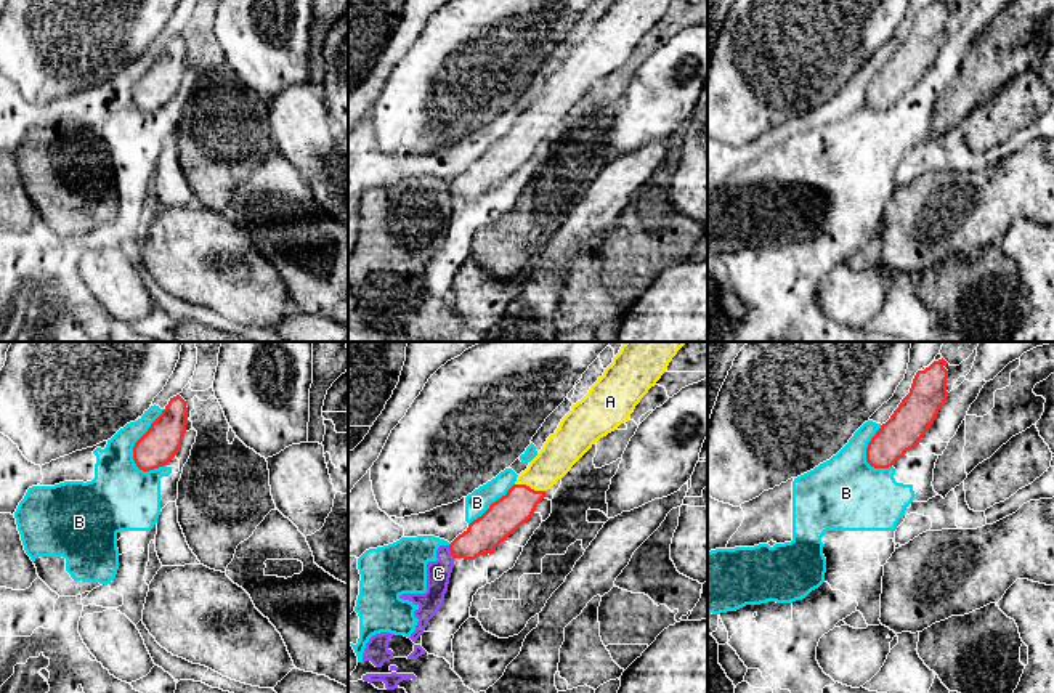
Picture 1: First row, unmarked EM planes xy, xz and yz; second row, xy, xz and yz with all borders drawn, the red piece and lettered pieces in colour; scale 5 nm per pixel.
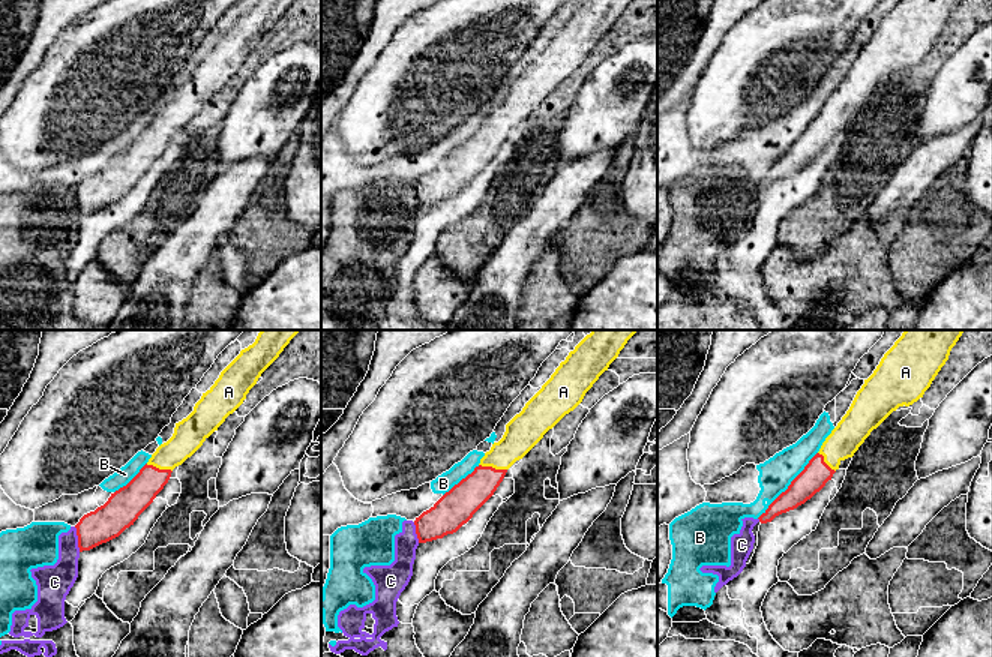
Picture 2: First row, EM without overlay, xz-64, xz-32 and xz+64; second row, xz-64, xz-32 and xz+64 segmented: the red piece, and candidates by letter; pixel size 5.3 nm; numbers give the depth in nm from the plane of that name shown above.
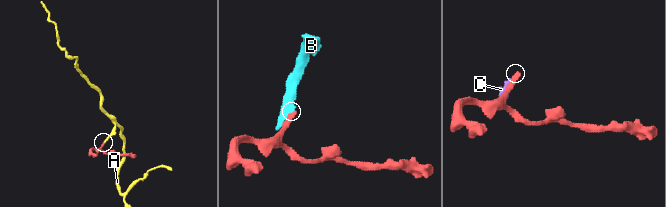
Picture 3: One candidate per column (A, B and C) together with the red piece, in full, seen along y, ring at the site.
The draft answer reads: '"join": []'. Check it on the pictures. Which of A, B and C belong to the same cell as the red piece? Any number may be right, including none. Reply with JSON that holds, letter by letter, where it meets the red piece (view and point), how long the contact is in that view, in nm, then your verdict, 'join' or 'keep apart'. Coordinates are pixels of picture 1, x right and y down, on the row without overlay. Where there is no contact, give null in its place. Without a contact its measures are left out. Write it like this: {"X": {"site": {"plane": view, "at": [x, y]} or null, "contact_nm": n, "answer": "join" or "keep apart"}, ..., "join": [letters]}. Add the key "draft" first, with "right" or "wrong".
{"draft": "wrong", "A": {"site": {"plane": "xz", "at": [528, 127]}, "contact_nm": 160, "answer": "join"}, "B": {"site": {"plane": "xy", "at": [137, 82]}, "contact_nm": 340, "answer": "keep apart"}, "C": {"site": {"plane": "xz", "at": [451, 193]}, "contact_nm": 70, "answer": "keep apart"}, "join": ["A"]}

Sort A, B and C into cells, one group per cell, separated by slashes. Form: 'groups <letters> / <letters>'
groups A / B C

